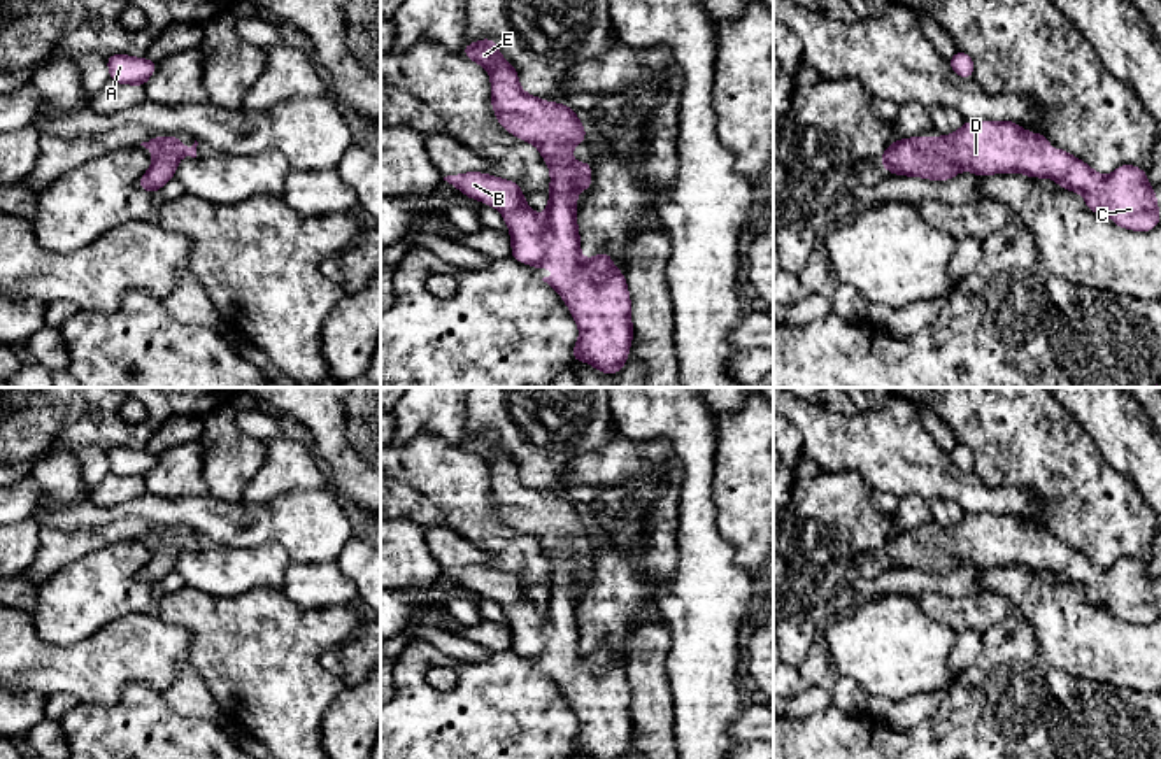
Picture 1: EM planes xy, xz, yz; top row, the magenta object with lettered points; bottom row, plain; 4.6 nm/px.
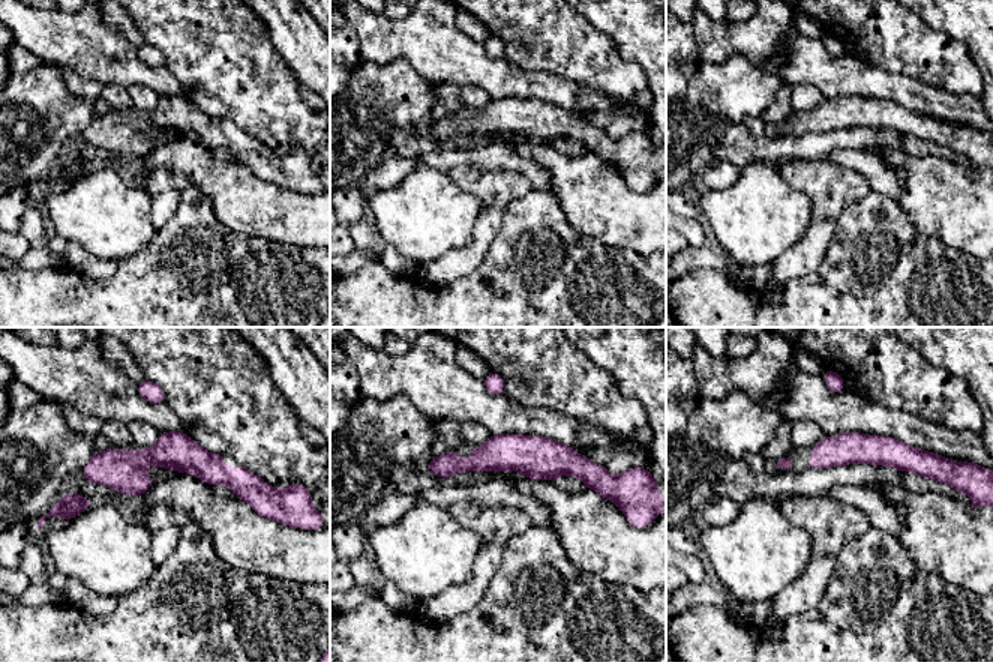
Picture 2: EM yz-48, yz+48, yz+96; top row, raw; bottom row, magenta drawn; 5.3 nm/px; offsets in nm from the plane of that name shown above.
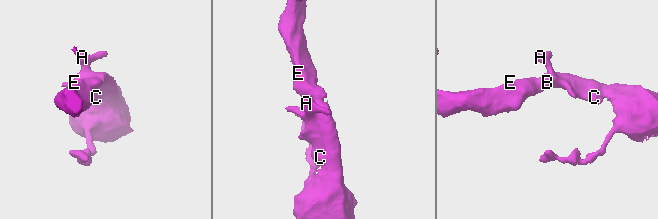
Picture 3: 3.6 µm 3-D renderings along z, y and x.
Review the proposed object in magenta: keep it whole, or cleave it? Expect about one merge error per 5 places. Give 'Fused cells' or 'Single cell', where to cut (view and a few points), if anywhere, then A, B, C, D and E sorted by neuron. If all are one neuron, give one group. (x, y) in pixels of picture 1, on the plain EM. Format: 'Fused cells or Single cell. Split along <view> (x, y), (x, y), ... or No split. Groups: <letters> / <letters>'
Single cell. No split. Groups: A B C D E

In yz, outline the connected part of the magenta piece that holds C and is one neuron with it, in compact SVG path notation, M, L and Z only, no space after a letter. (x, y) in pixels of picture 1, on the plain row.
M966 514L956 526L931 531L900 531L894 536L889 536L882 550L879 552L889 566L924 570L931 573L949 573L958 568L961 563L970 563L979 570L989 566L1010 566L1019 564L1033 571L1052 570L1059 580L1068 584L1077 584L1086 591L1086 599L1091 605L1107 606L1117 619L1135 624L1150 624L1161 615L1157 603L1157 591L1154 580L1147 573L1147 566L1135 557L1121 557L1110 568L1096 566L1087 556L1068 547L1063 540L1056 540L1056 545L1051 547L1047 542L1052 538L1049 531L1040 526L1031 526L1022 522L1014 514Z

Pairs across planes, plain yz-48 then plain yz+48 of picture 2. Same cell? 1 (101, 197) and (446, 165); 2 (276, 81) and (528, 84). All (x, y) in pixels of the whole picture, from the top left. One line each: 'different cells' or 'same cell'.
1: different cells
2: different cells

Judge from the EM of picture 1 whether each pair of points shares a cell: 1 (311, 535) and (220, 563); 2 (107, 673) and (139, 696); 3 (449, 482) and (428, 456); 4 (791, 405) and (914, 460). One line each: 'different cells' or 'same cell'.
1: different cells
2: different cells
3: same cell
4: same cell

